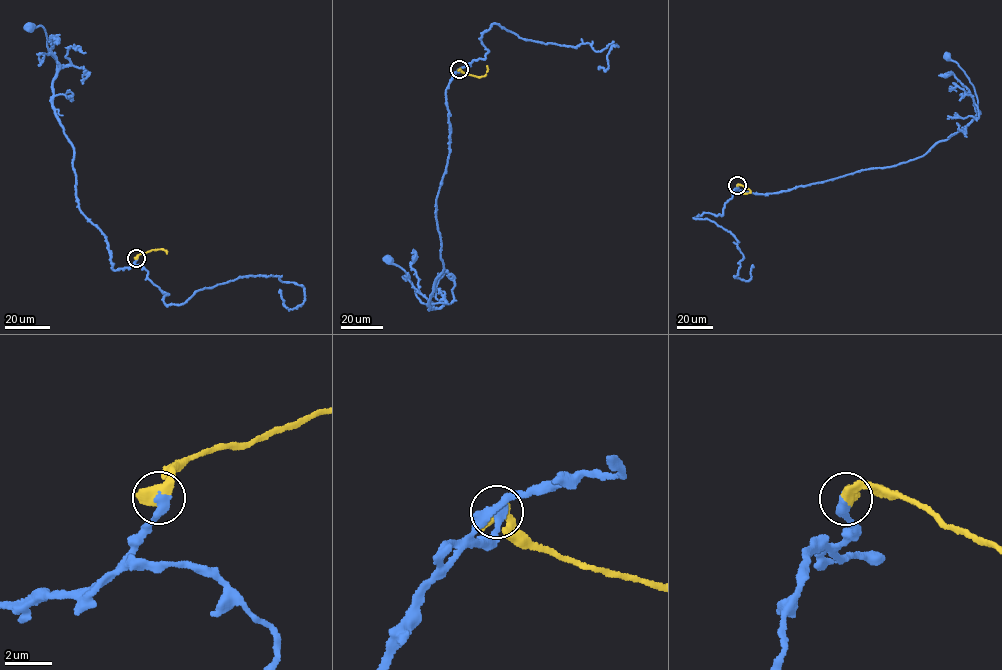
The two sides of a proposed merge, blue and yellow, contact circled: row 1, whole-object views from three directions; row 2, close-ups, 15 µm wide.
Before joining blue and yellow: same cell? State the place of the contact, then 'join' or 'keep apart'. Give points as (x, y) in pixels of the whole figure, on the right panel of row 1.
place (737, 185); join

